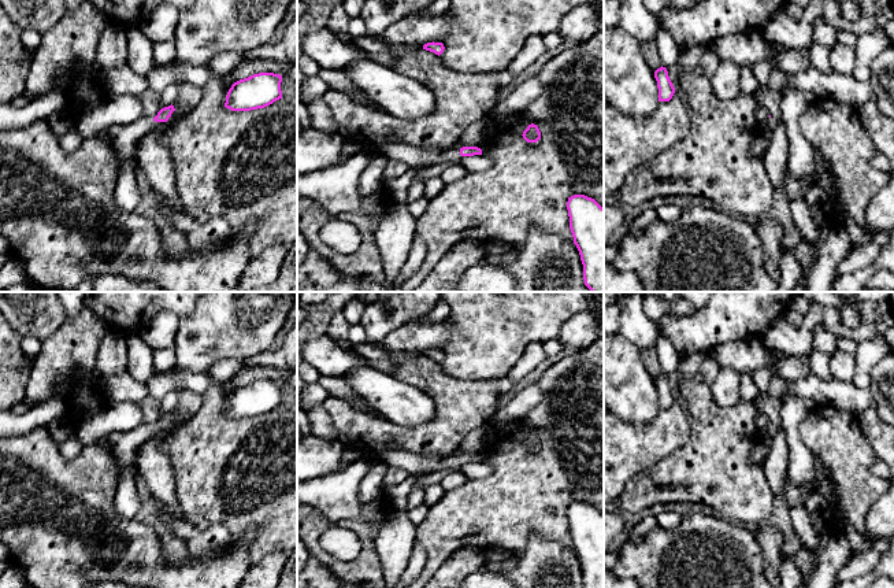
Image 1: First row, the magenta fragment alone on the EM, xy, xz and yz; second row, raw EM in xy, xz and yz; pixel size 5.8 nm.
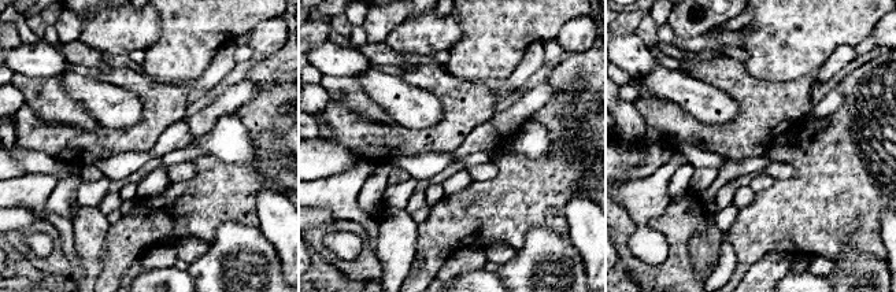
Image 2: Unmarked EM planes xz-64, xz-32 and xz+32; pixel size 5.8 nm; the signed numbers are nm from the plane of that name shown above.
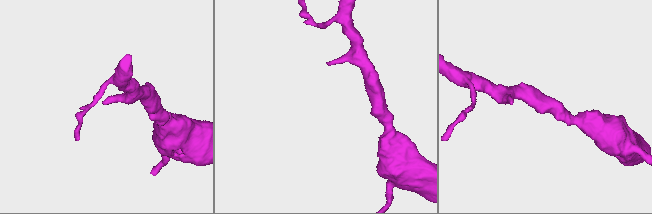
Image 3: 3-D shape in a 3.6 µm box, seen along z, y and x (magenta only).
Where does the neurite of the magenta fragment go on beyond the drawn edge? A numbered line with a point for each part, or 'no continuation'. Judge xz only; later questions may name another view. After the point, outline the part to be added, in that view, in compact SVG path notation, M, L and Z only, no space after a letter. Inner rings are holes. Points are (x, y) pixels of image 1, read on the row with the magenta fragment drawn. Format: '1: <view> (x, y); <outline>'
1: xz (452, 154); M452 147L449 149L445 149L445 152L442 154L442 156L439 158L438 163L442 162L457 162L460 159L460 148L459 147Z

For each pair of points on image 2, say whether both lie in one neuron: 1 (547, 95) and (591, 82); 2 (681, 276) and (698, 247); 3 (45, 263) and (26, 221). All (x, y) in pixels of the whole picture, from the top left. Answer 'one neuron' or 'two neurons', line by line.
1: two neurons
2: two neurons
3: two neurons

